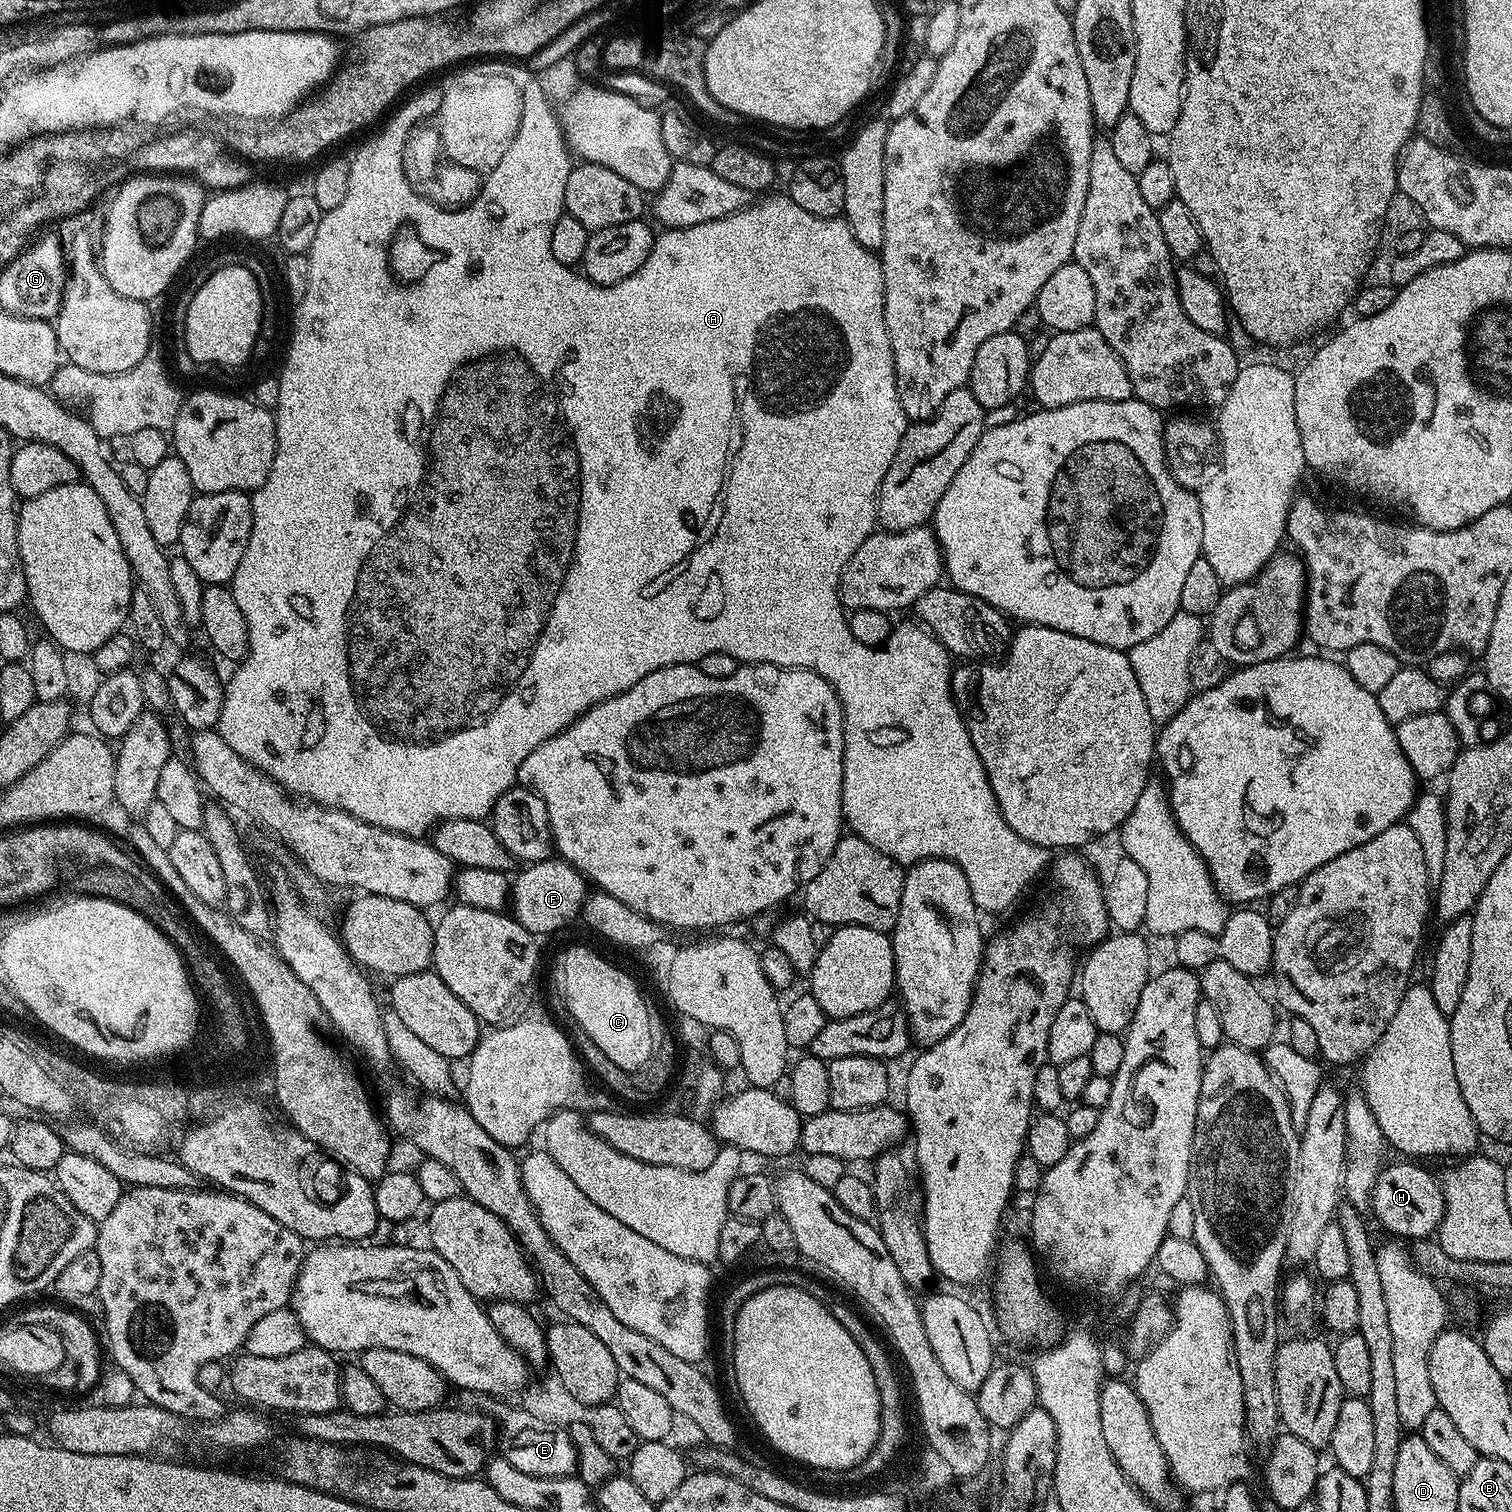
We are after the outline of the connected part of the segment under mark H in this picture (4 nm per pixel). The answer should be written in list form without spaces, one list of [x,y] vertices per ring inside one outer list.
[[[1404,1162],[1408,1164],[1392,1164],[1390,1163],[1387,1166],[1381,1168],[1380,1173],[1377,1176],[1376,1185],[1373,1187],[1371,1192],[1371,1203],[1370,1203],[1370,1212],[1373,1212],[1376,1215],[1376,1220],[1381,1224],[1382,1227],[1385,1228],[1388,1232],[1393,1232],[1393,1237],[1403,1238],[1405,1241],[1411,1242],[1416,1239],[1422,1239],[1425,1237],[1431,1237],[1433,1233],[1435,1233],[1436,1229],[1439,1228],[1440,1223],[1442,1222],[1442,1218],[1444,1217],[1444,1192],[1440,1188],[1440,1180],[1437,1177],[1432,1177],[1430,1173],[1427,1172],[1426,1169],[1423,1168],[1423,1163],[1420,1162]]]

